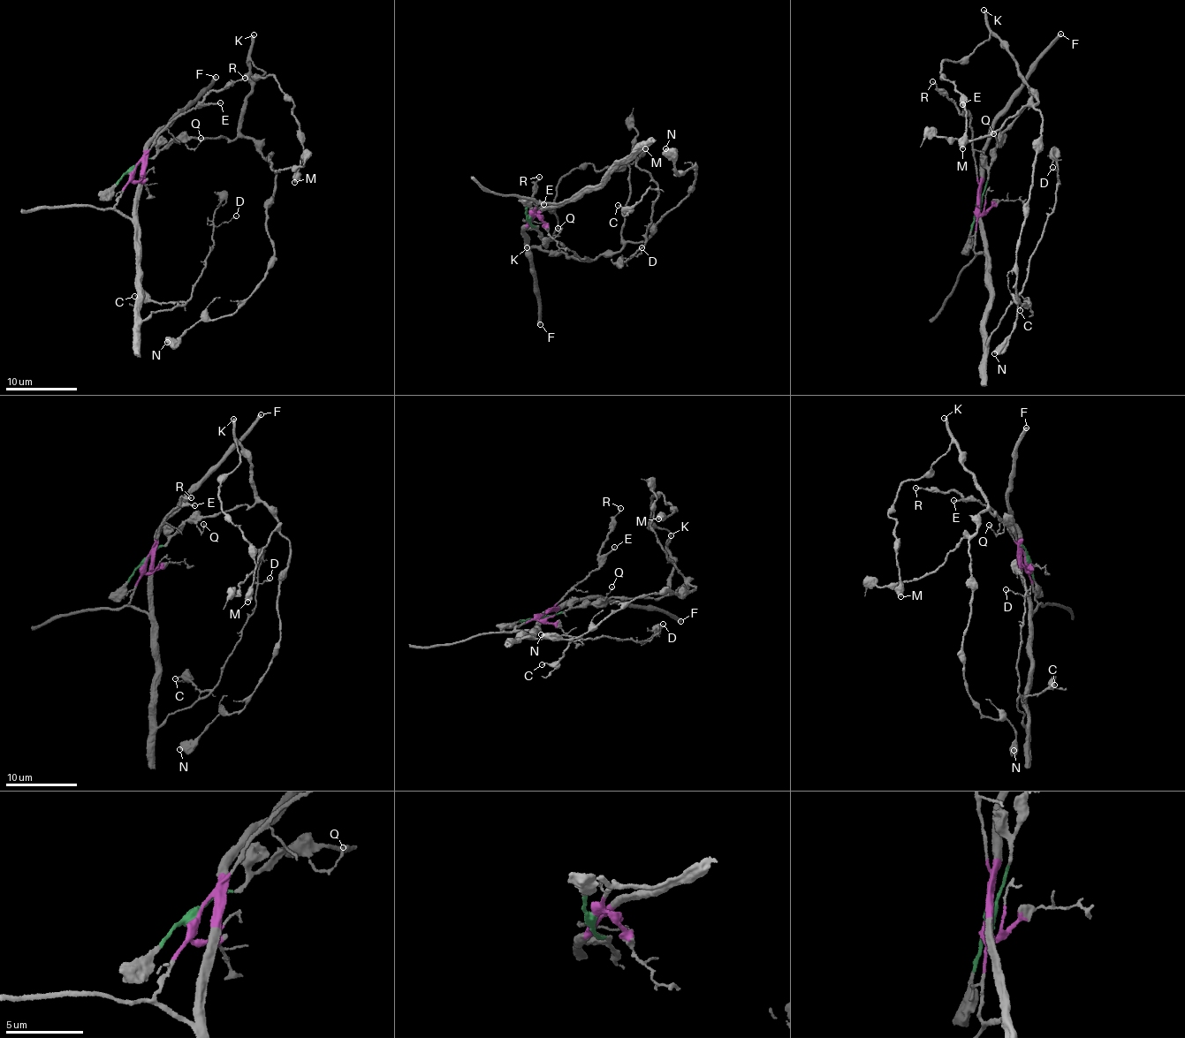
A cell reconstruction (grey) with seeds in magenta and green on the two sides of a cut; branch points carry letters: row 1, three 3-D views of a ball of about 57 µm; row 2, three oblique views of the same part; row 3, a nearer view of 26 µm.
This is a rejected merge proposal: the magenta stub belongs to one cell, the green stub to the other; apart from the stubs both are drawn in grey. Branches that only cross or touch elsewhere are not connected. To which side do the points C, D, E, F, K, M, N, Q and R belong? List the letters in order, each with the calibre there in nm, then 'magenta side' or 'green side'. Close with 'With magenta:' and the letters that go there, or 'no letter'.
C: 130 nm | magenta side
D: 100 nm | magenta side
E: 150 nm | magenta side
F: 400 nm | magenta side
K: 320 nm | green side
M: 600 nm | green side
N: 550 nm | green side
Q: 120 nm | green side
R: 150 nm | magenta side
With magenta: C, D, E, F, R

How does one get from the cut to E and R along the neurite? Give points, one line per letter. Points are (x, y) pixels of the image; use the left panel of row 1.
E: (133, 170), (135, 164), (167, 125), (193, 108), (221, 102)
R: (133, 170), (157, 135), (211, 92), (245, 78)

